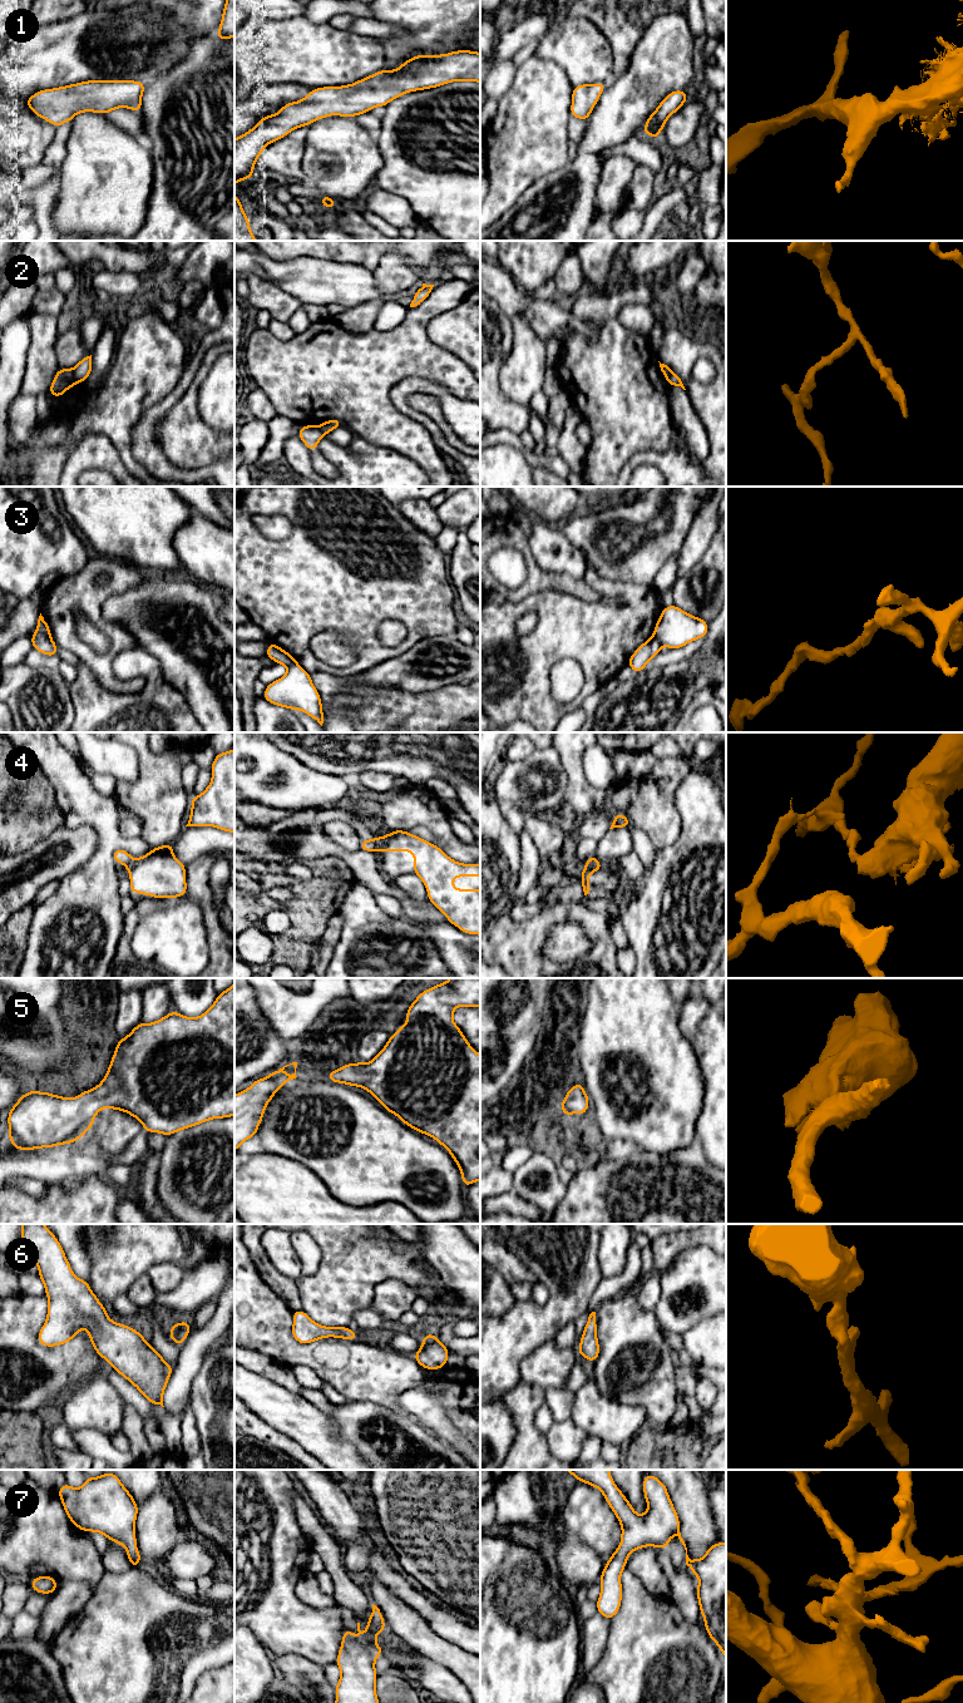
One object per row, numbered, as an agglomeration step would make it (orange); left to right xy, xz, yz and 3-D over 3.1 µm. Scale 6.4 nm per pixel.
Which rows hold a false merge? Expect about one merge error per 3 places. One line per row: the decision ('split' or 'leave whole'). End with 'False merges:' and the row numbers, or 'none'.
1: leave whole
2: split
3: split
4: split
5: leave whole
6: leave whole
7: leave whole
False merges: 2, 3, 4

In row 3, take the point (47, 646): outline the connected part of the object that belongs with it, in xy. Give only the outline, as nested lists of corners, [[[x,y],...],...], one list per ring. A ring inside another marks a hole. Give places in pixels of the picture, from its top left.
[[[36,631],[31,637],[30,637],[33,648],[36,651],[41,652],[45,656],[58,656],[58,646],[55,642],[45,637],[41,632]]]

